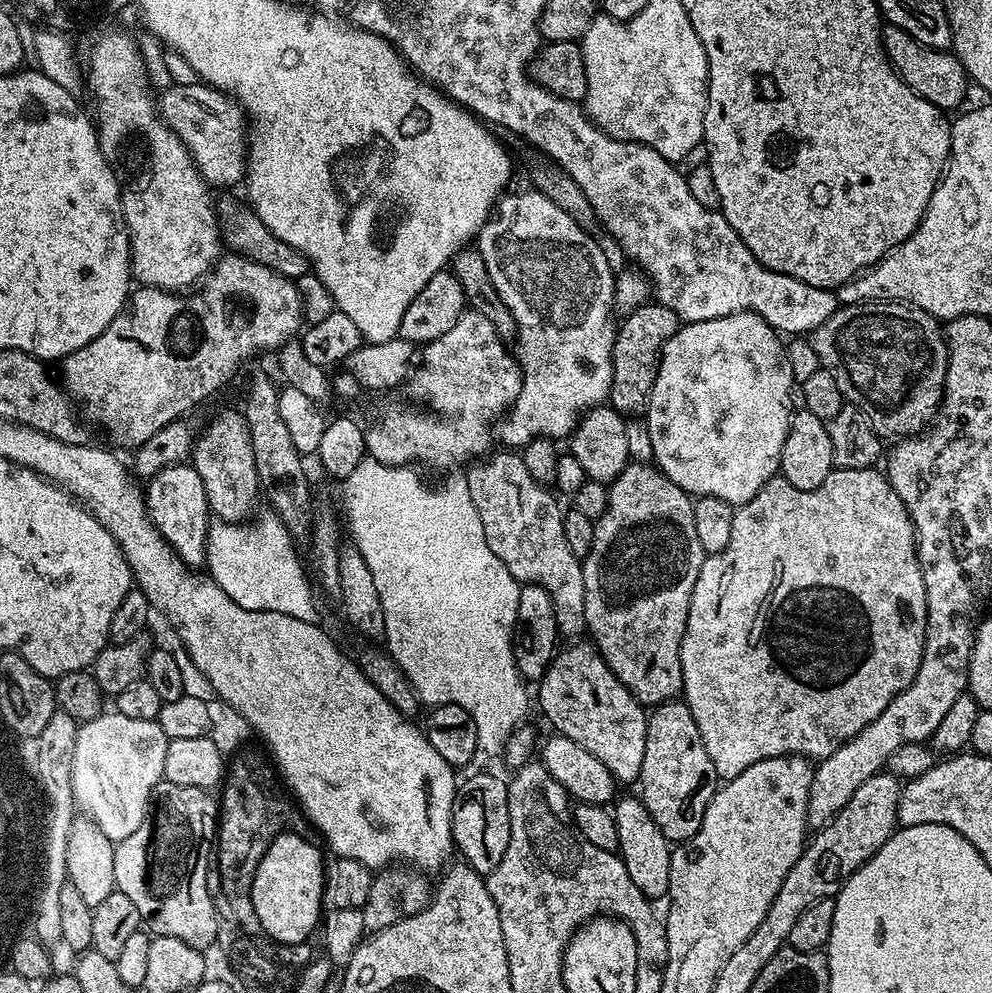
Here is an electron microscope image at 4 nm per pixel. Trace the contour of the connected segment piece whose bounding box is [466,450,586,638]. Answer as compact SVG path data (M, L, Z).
M499 451L477 459L466 472L470 498L474 502L474 510L478 510L482 534L486 534L486 546L502 558L502 566L506 566L521 585L537 584L550 594L561 637L579 637L576 635L585 631L584 565L581 557L576 556L566 542L564 512L556 505L557 497L545 485L530 478L519 451Z

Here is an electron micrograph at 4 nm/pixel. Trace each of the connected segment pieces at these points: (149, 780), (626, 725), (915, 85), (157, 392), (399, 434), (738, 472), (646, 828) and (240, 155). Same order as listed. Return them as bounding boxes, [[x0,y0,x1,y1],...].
[[72,710,168,842],[538,642,648,785],[880,23,970,110],[58,254,305,450],[364,310,522,470],[646,312,794,506],[611,795,673,902],[158,82,250,190]]

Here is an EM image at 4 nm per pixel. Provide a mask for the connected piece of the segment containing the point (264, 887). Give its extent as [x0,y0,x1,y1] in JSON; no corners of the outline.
[254,832,326,946]

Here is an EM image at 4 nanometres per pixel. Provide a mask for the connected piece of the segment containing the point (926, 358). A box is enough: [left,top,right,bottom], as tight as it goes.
[810,300,948,437]

